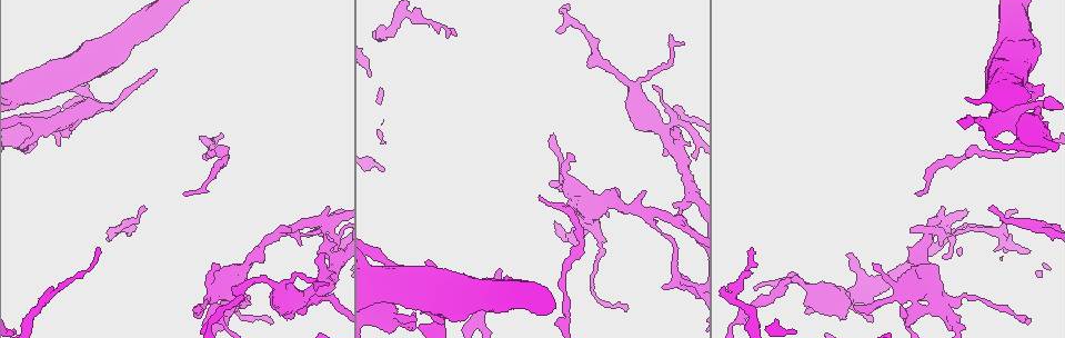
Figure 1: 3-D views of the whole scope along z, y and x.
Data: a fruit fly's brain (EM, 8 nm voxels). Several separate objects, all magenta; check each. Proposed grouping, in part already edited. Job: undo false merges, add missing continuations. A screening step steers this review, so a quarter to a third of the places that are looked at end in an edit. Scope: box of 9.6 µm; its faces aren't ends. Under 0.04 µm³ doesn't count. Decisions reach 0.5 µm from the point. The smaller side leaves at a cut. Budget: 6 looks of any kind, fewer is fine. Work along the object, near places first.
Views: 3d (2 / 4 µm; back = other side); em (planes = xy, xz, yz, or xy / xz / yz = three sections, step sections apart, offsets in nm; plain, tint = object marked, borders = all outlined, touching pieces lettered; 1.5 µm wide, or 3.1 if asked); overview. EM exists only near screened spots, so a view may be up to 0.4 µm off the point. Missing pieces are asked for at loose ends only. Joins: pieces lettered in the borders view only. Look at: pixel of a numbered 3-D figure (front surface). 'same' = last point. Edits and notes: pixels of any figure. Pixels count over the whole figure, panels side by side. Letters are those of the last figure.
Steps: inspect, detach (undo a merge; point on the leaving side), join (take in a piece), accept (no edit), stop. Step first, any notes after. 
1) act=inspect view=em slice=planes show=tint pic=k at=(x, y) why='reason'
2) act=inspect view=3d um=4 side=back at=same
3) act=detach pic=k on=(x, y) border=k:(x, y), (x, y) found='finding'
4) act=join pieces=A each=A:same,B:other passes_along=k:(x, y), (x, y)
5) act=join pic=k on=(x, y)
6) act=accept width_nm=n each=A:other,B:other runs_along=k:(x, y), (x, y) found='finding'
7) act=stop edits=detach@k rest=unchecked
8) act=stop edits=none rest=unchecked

act=inspect view=3d um=4 pic=1 at=(680, 129)

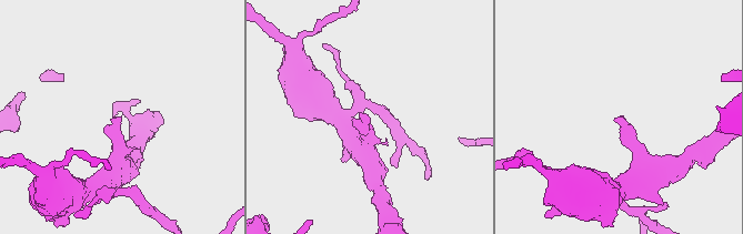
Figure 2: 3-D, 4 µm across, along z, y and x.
act=inspect view=em slice=planes show=plain pic=2 at=(619, 116) why='now the EM'

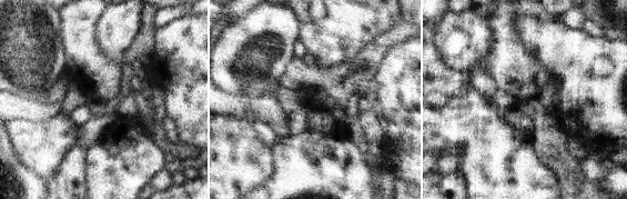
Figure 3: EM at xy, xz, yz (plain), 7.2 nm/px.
act=inspect view=em slice=planes show=borders at=same

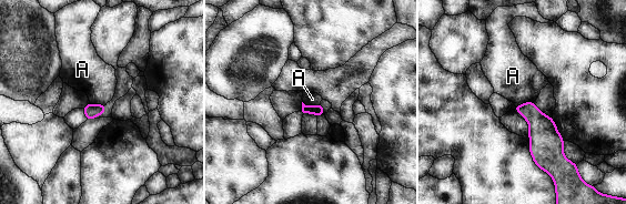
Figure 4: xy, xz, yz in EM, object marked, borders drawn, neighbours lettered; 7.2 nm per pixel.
act=accept each=A:other border=4:(533, 101), (514, 105) found='none of them fits'

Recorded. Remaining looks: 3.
act=inspect view=3d um=4 pic=1 at=(289, 227) why='an open end'

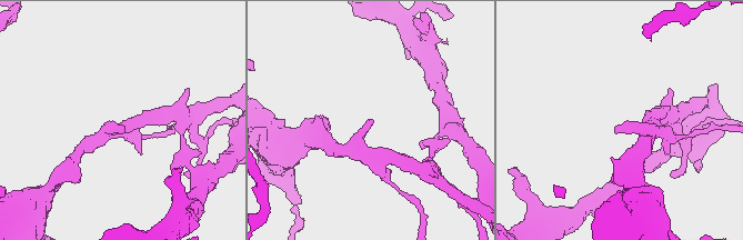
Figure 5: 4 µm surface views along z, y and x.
act=inspect view=em slice=planes show=tint pic=5 at=(616, 126) arm_widths_nm=190,220 why='need the tissue'

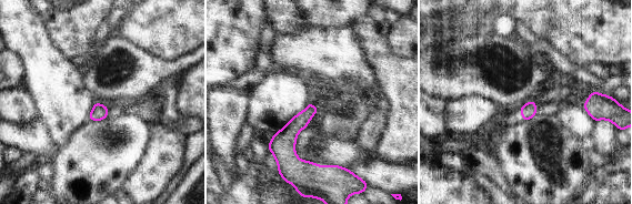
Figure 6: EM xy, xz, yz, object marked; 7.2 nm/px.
act=inspect view=em slice=planes show=borders at=same

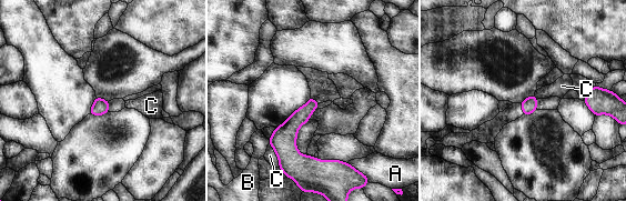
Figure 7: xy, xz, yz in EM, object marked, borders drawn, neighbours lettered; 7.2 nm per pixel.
act=accept longest_contact=C:190nm each=A:other,B:other,C:other border=7:(269, 143), (278, 158), (280, 167) found='no lettered piece goes on from it'

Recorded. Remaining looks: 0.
act=stop edits=none rest=unchecked

